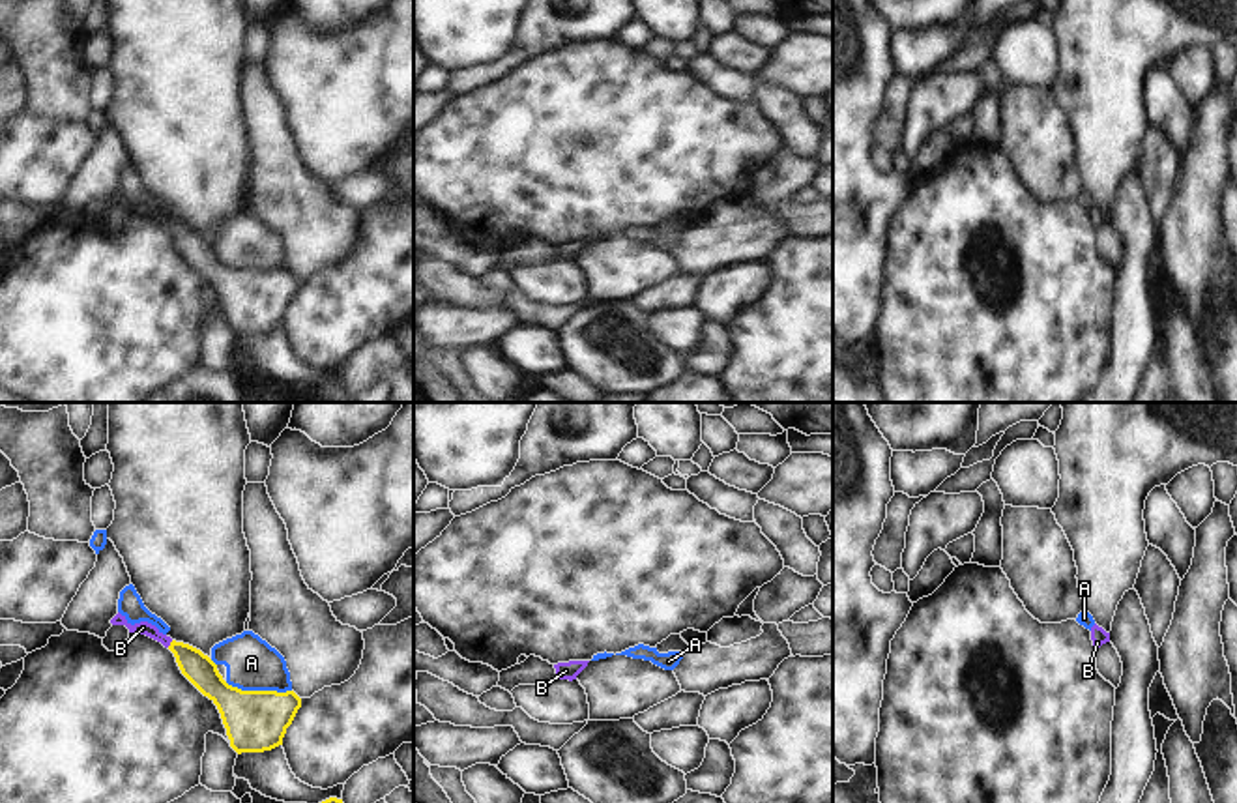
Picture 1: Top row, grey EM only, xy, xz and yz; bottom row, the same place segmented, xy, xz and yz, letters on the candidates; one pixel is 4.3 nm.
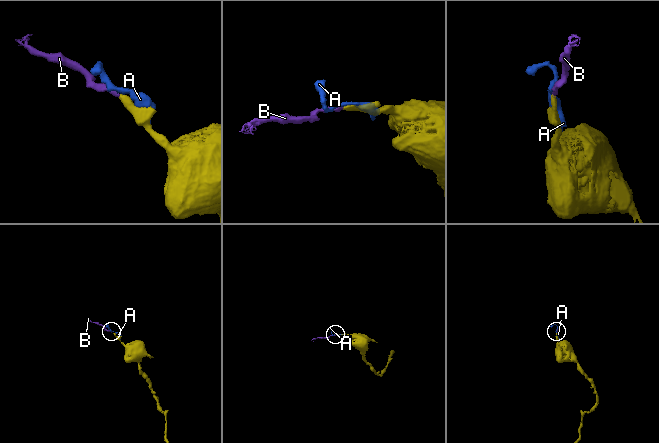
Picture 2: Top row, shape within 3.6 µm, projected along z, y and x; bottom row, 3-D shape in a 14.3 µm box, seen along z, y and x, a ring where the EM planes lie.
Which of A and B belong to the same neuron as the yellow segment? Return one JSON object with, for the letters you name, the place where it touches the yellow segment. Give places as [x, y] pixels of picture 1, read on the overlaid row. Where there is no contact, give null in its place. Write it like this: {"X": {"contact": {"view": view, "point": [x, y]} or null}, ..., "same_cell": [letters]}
{"B": {"contact": {"view": "xy", "point": [171, 644]}}, "same_cell": ["B"]}

